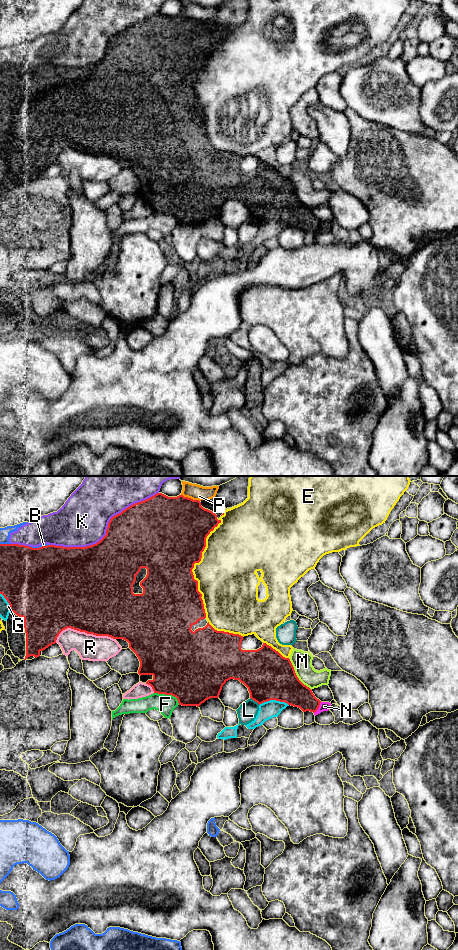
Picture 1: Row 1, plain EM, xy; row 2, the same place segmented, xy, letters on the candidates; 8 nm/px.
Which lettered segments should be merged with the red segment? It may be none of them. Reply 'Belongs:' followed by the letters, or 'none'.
Belongs: none

